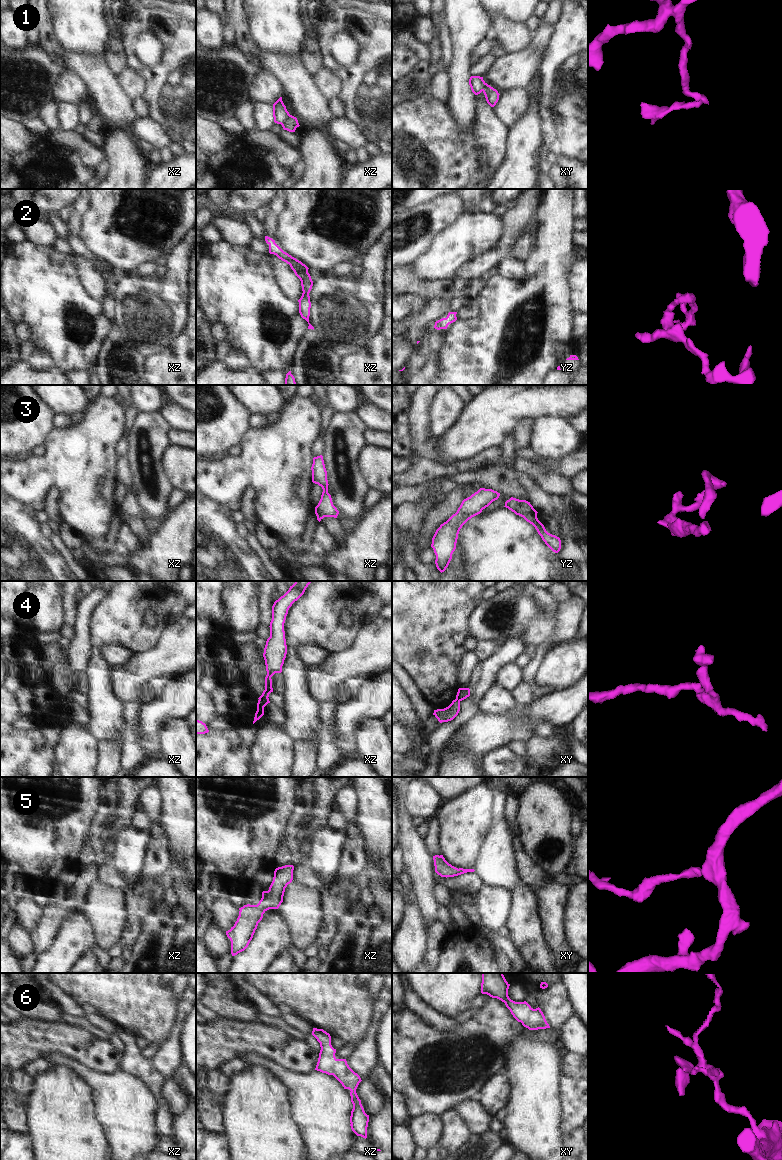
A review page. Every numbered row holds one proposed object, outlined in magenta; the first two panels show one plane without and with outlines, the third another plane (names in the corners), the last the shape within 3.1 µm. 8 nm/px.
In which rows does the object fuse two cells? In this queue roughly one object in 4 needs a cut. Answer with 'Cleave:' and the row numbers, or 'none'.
Cleave: 1, 4

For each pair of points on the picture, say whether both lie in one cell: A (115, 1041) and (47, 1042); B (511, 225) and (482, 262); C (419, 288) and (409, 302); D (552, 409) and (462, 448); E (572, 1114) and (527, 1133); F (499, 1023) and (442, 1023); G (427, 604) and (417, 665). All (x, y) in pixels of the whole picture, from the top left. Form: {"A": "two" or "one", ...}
{"A": "two", "B": "one", "C": "two", "D": "one", "E": "two", "F": "two", "G": "one"}

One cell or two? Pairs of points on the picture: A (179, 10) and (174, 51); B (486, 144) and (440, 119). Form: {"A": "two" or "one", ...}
{"A": "two", "B": "two"}

